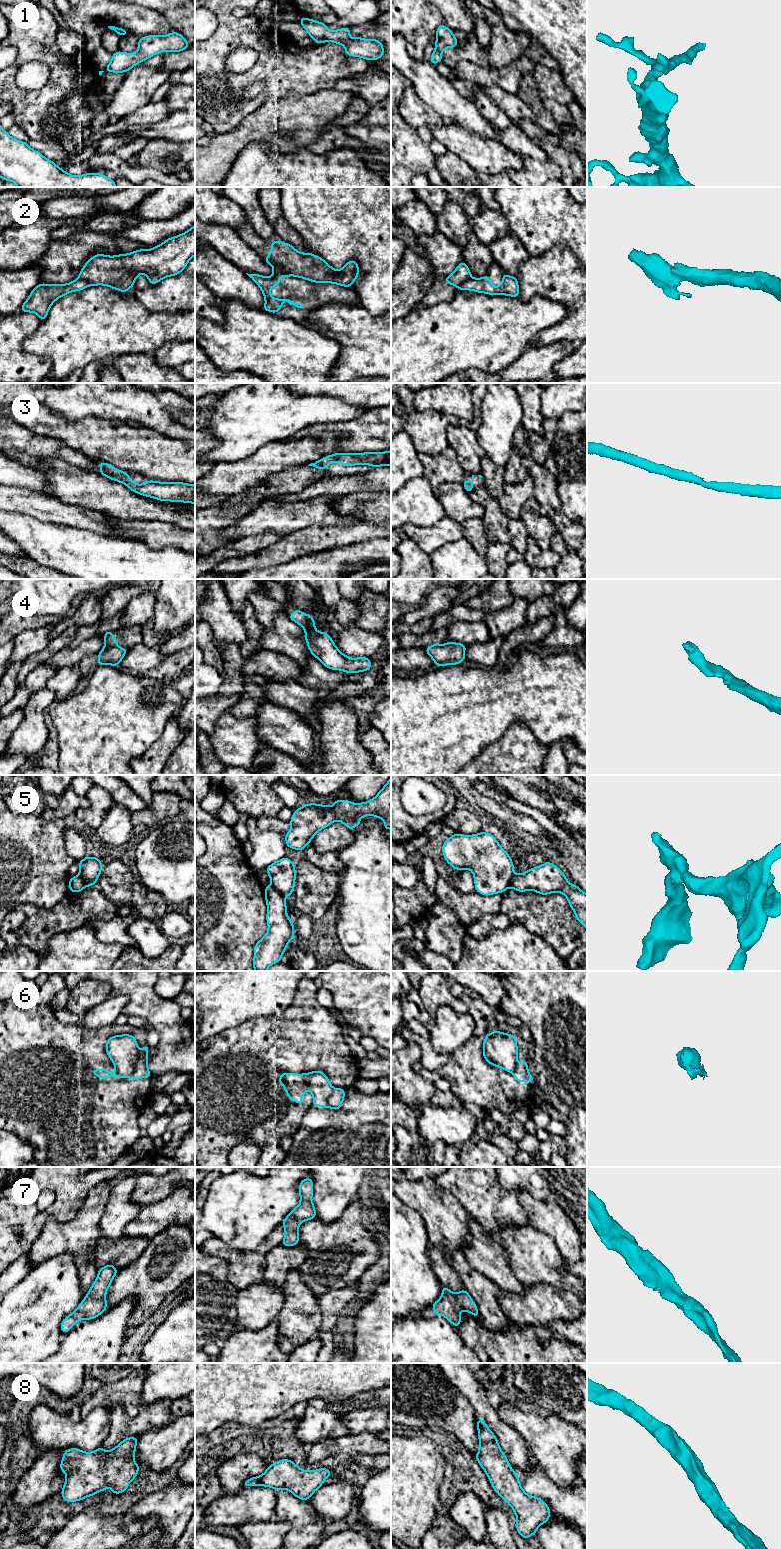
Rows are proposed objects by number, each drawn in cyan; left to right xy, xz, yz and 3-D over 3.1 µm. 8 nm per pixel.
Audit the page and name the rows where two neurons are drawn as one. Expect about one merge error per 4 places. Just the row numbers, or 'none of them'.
2, 4, 5, 6

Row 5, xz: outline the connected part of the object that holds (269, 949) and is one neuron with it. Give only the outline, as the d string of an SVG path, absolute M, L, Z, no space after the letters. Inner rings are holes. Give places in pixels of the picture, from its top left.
M271 885L265 887L264 889L265 900L267 903L266 920L268 924L268 932L254 946L254 971L267 971L269 966L280 962L288 943L293 940L295 935L293 922L287 916L285 896L275 890Z

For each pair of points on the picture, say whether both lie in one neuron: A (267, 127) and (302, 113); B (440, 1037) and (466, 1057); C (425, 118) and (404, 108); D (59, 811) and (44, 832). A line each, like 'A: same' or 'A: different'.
A: same
B: different
C: same
D: different

